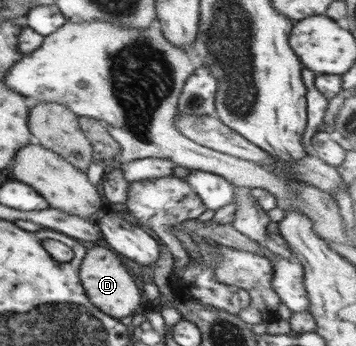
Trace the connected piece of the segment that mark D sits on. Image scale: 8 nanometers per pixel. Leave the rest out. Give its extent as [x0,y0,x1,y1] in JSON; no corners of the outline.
[80,246,140,318]

